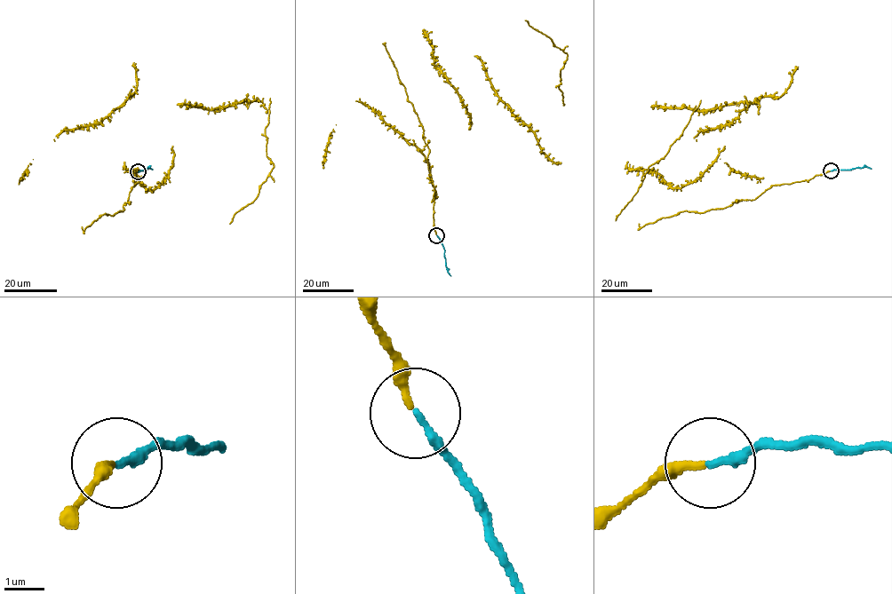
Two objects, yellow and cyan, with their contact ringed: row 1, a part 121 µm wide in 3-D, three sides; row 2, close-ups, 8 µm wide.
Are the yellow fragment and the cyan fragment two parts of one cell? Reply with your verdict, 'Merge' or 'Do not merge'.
Merge

